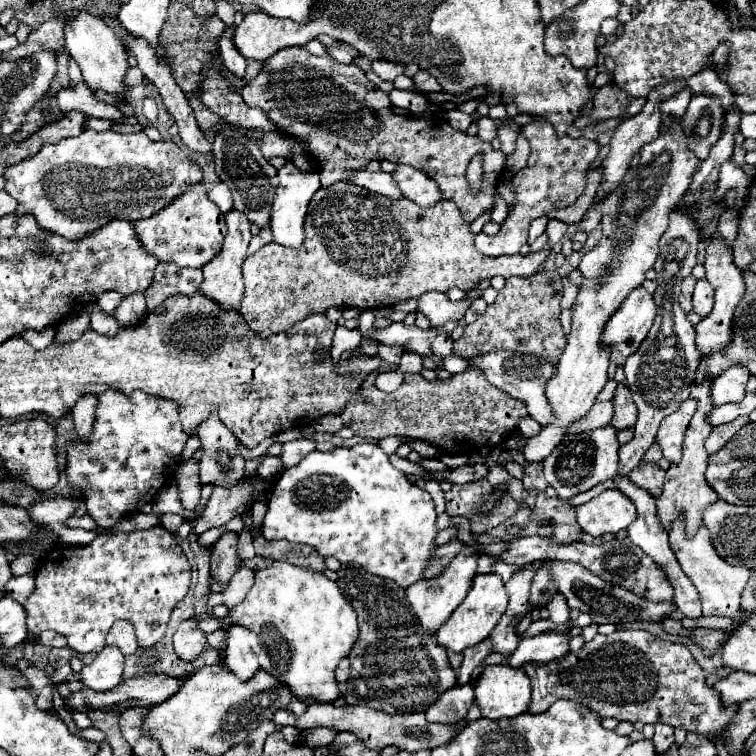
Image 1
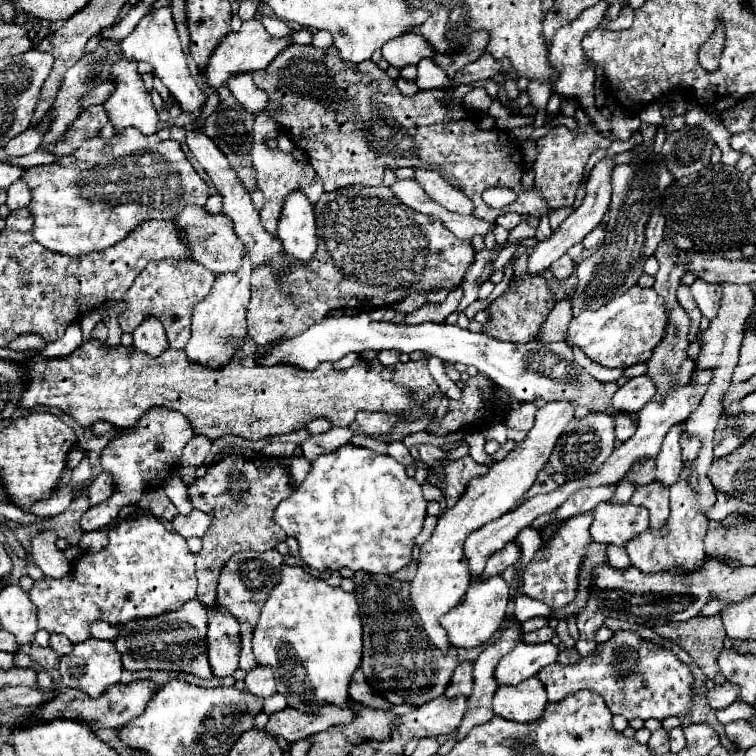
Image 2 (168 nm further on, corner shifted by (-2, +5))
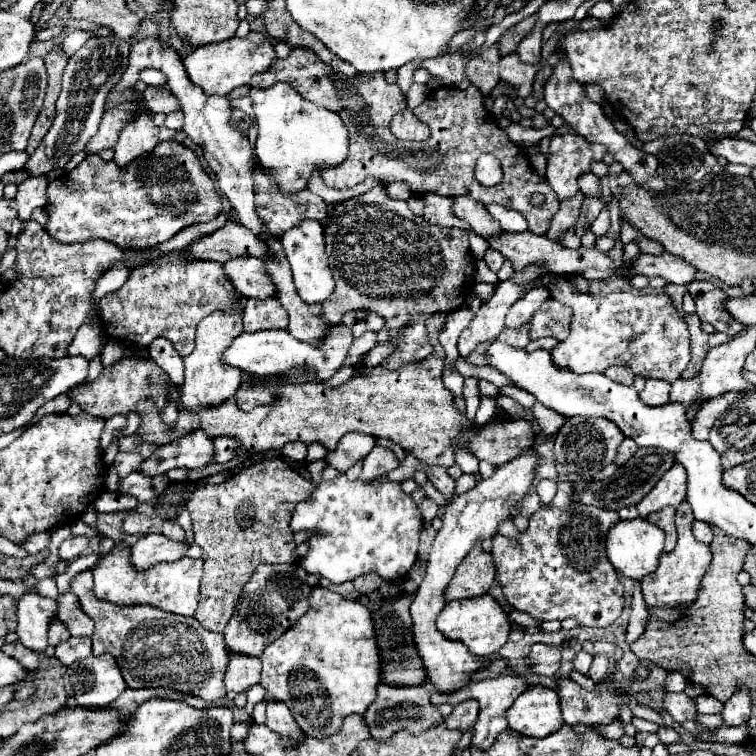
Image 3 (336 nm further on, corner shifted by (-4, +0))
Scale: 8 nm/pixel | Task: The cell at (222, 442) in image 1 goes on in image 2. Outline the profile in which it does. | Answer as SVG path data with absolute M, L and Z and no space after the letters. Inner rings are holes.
M233 455L225 457L222 462L210 467L208 475L196 479L188 487L192 507L204 513L212 513L212 523L202 537L204 547L196 559L198 601L208 609L212 609L216 603L218 577L232 555L246 549L268 551L286 541L288 535L274 523L272 515L276 505L294 493L292 479L284 463L268 465L272 469L260 469L254 465L254 461L244 460L242 456L235 458Z

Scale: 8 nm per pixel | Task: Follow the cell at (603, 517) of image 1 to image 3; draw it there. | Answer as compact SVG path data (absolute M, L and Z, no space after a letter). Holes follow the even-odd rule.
M634 518L634 520L620 520L612 530L608 530L606 538L606 554L612 566L622 572L628 578L640 580L642 576L650 574L658 566L658 556L664 550L664 532L658 526L652 526L644 518Z

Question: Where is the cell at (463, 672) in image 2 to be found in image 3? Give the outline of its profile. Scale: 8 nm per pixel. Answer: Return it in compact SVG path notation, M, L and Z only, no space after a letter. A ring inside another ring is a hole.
M464 700L464 702L454 706L452 714L444 720L444 724L448 728L456 728L460 732L466 732L474 726L476 718L478 718L478 702L476 700Z

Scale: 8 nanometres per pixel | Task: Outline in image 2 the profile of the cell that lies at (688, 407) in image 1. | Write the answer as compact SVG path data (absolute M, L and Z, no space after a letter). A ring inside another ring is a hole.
M674 425L670 433L666 433L662 449L656 457L656 481L664 487L674 485L682 473L682 457L678 457L678 429L682 425Z

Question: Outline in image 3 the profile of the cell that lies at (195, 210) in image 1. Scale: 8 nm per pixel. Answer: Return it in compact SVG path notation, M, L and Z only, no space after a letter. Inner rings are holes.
M232 258L232 262L224 262L224 274L236 292L246 298L268 298L274 296L274 286L266 274L264 262L258 258Z

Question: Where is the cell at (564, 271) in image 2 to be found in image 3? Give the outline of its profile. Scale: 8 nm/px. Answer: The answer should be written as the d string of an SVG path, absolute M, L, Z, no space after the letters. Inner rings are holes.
M556 274L548 290L556 302L564 302L574 310L568 338L552 350L554 364L578 374L604 372L608 366L622 364L644 378L674 382L682 376L690 362L690 334L672 298L668 298L670 294L664 294L664 290L632 290L594 298L578 292L572 278L566 274Z

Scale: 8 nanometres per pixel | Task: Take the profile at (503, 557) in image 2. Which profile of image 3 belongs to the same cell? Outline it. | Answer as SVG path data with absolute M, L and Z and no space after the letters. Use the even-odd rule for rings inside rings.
M480 542L468 552L468 558L456 570L456 576L446 588L446 600L472 598L486 594L496 578L496 564L492 554L484 552Z

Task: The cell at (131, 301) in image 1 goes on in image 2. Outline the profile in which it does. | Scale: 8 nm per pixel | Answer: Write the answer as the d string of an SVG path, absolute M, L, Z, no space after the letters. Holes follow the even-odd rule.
M146 317L146 321L132 335L134 335L134 347L148 353L150 357L158 357L168 349L164 327L160 321L154 321L154 317Z

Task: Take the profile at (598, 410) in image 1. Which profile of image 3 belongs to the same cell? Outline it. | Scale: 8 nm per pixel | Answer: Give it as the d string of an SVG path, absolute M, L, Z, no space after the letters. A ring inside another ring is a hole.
M646 380L644 390L640 392L640 400L646 406L662 406L668 402L668 394L670 394L670 382L652 382Z

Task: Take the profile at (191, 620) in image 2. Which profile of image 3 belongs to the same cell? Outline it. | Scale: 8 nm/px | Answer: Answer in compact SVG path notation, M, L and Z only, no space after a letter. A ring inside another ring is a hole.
M92 572L76 576L70 582L70 592L76 594L80 608L96 622L92 636L94 654L112 654L130 688L172 688L202 696L206 702L218 700L226 694L224 670L228 664L228 650L222 634L204 630L196 618L168 614L152 606L118 606L100 602L92 592Z

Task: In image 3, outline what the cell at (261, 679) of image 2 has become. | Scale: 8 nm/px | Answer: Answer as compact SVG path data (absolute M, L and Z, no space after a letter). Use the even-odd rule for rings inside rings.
M268 694L264 696L264 702L266 702L266 712L268 712L266 726L270 730L284 734L284 736L294 736L294 738L302 736L302 730L294 722L294 718L292 718L288 706L284 706L284 702L274 702L272 698L268 698Z

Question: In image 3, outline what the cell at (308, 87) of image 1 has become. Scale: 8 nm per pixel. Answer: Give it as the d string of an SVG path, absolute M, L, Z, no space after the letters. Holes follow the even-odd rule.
M296 48L288 58L276 60L276 66L270 66L268 72L254 76L250 84L256 88L268 88L276 82L288 82L298 94L302 94L304 100L312 100L318 106L338 112L348 126L348 158L340 166L328 166L328 170L322 170L322 180L328 188L356 188L366 178L374 178L382 186L392 182L408 182L414 194L438 192L442 196L470 196L484 206L500 204L518 210L528 220L532 234L544 234L552 216L558 212L560 204L554 190L548 186L544 176L540 178L526 164L524 150L510 142L506 132L498 128L494 120L490 120L490 112L484 108L484 96L480 96L476 86L468 86L466 90L458 90L454 86L434 90L432 96L428 96L416 108L416 118L430 128L430 138L422 142L406 142L396 138L390 130L392 116L406 108L406 96L380 72L348 78L340 72L334 72L330 66L324 66L312 50ZM484 152L494 154L504 170L502 182L492 188L482 186L474 178L476 160ZM532 192L544 194L546 202L542 206L532 206L528 202Z

